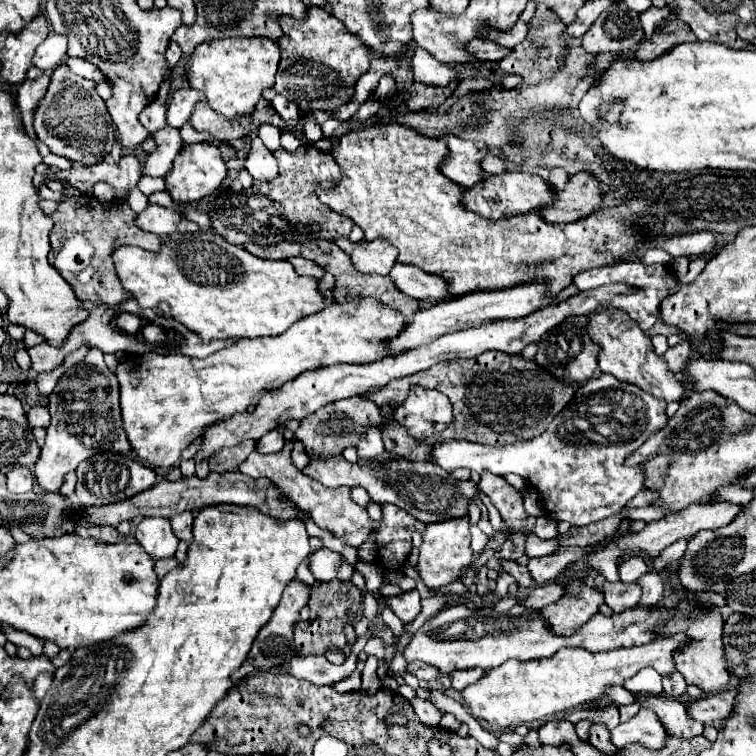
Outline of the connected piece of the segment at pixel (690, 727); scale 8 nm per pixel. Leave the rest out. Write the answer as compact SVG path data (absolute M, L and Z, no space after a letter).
M634 692L634 698L644 706L650 708L652 712L658 714L662 724L666 726L668 732L672 732L678 738L692 738L702 734L704 724L690 720L690 714L686 712L686 704L678 698L672 696L638 696Z

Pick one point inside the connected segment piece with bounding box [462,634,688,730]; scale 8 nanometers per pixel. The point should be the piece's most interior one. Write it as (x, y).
(516, 692)

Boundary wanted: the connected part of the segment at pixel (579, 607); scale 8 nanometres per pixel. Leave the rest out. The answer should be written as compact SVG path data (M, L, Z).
M570 578L566 584L568 594L564 594L552 606L540 608L542 618L558 636L572 636L582 624L586 624L586 620L598 612L598 606L604 602L600 590L582 584L578 578Z

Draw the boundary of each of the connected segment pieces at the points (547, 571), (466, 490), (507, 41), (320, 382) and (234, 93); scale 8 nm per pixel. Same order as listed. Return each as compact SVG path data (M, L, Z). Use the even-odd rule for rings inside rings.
M598 546L594 548L564 548L562 552L556 552L552 556L542 556L542 558L532 558L528 562L528 572L532 576L532 580L542 586L550 580L556 580L558 574L568 566L572 564L574 560L580 560L582 556L586 556L590 550L596 550Z
M330 456L326 460L316 458L310 460L310 464L302 470L306 476L312 480L318 480L320 484L328 488L338 488L338 486L362 486L370 494L370 498L378 504L396 504L414 518L418 518L424 524L446 520L446 518L456 518L460 512L466 512L468 498L474 498L478 488L474 482L458 482L454 480L446 470L432 462L410 462L402 458L392 458L378 462L374 460L358 460L350 464L344 456Z
M518 20L518 24L514 24L514 28L510 28L510 32L488 32L488 40L504 46L504 48L516 48L528 34L528 26Z
M612 284L612 286L602 286L596 290L588 290L588 292L580 292L578 296L568 298L562 304L556 306L546 306L526 318L518 318L518 320L500 320L500 322L490 322L478 328L466 328L462 332L452 332L452 334L444 334L420 348L402 352L400 356L394 358L386 358L386 360L378 360L366 366L352 366L352 364L338 364L338 366L330 366L330 368L322 368L322 370L314 370L314 372L304 372L302 376L298 376L296 380L284 384L282 388L268 392L260 404L256 406L256 410L244 412L244 414L236 414L230 420L224 420L216 426L210 426L204 430L202 434L202 448L196 454L196 462L210 458L214 452L218 452L220 448L228 448L234 446L246 438L252 440L260 440L266 432L270 432L272 428L280 426L282 422L296 418L302 420L310 414L314 414L318 408L342 400L342 398L350 398L350 396L358 396L362 392L366 392L368 388L376 388L376 386L384 386L394 378L402 378L402 376L410 376L418 370L426 370L436 362L442 360L452 360L452 358L474 358L486 350L498 350L498 352L506 352L510 356L520 354L528 344L538 342L542 338L542 334L550 332L550 328L558 326L566 316L580 316L580 314L588 314L594 312L600 304L610 302L610 298L618 296L618 294L626 294L626 292L634 292L634 288L626 288L626 284Z
M220 38L220 40L208 40L208 42L202 42L190 54L186 78L188 78L192 88L196 88L196 90L206 94L208 106L214 112L218 112L218 114L222 114L226 118L234 118L238 114L252 112L256 102L260 100L262 92L266 88L274 86L274 76L276 76L278 60L280 60L280 48L278 48L276 42L272 42L268 38Z

